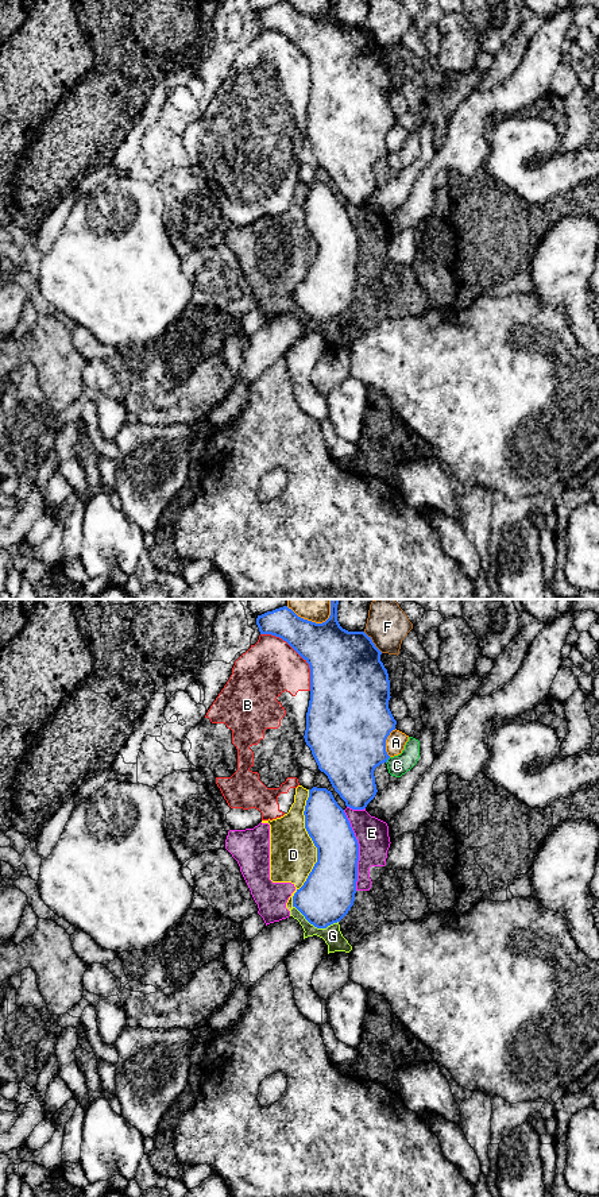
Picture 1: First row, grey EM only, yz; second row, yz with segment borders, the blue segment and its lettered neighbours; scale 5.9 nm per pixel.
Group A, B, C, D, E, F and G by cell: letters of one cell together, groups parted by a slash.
A / B / C / D E G / F

